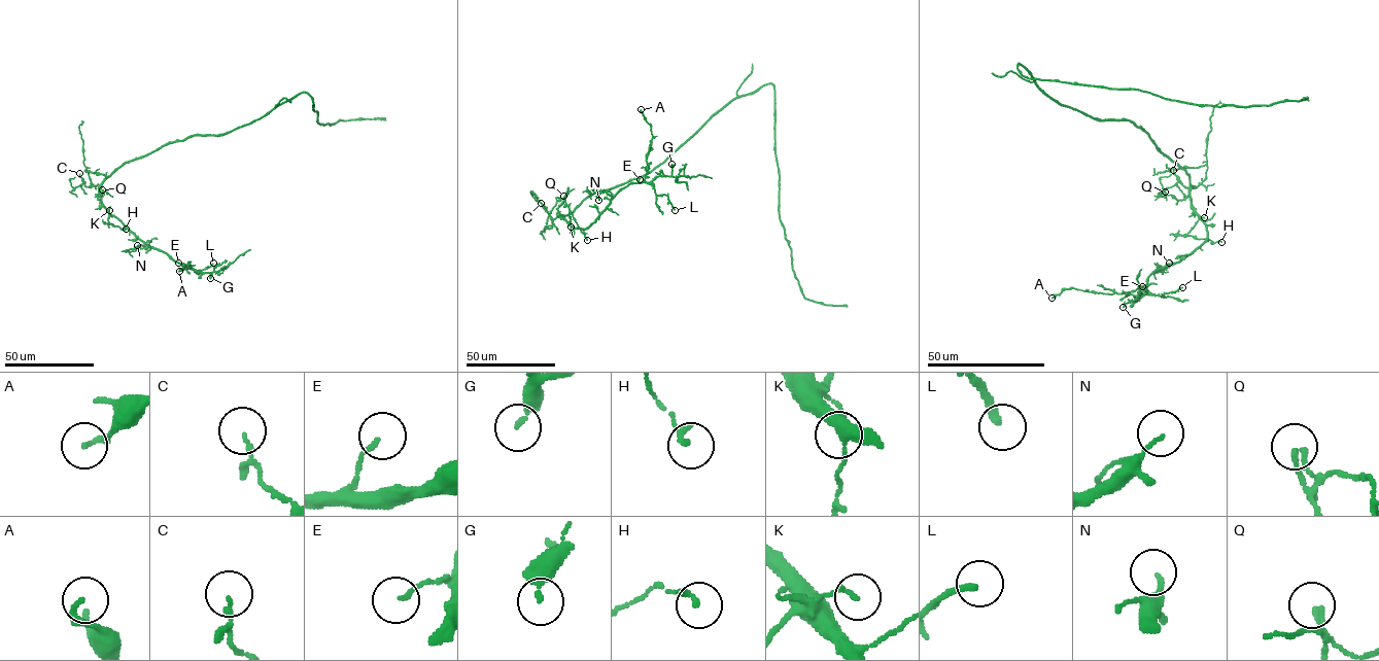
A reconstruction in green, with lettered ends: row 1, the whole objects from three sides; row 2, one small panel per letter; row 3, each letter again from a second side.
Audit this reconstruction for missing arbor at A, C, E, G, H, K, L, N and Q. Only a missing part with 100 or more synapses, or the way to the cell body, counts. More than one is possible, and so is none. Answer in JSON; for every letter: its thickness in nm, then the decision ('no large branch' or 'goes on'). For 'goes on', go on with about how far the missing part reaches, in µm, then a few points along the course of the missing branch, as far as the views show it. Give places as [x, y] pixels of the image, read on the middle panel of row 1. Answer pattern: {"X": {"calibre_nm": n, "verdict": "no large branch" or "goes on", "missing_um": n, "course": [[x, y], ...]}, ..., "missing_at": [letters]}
{"A": {"calibre_nm": 190, "verdict": "no large branch"}, "C": {"calibre_nm": 100, "verdict": "no large branch"}, "E": {"calibre_nm": 130, "verdict": "no large branch"}, "G": {"calibre_nm": 280, "verdict": "no large branch"}, "H": {"calibre_nm": 180, "verdict": "no large branch"}, "K": {"calibre_nm": 140, "verdict": "no large branch"}, "L": {"calibre_nm": 240, "verdict": "no large branch"}, "N": {"calibre_nm": 120, "verdict": "no large branch"}, "Q": {"calibre_nm": 190, "verdict": "no large branch"}, "missing_at": []}

